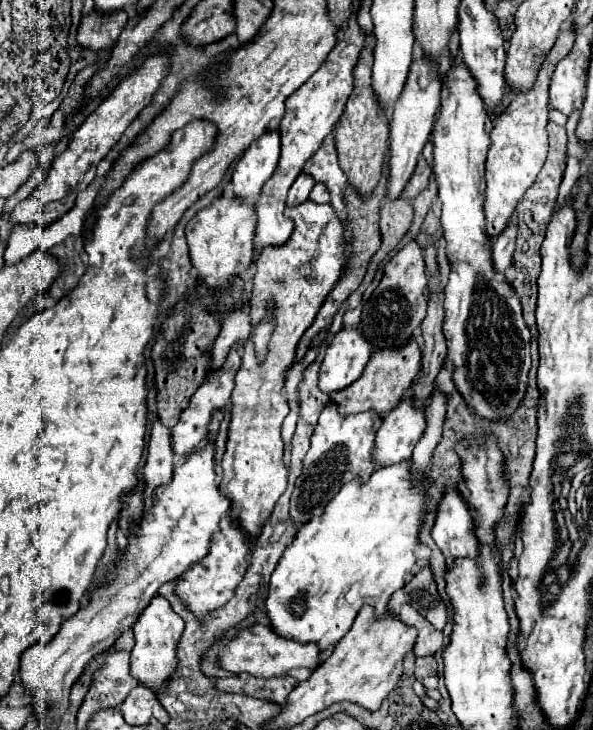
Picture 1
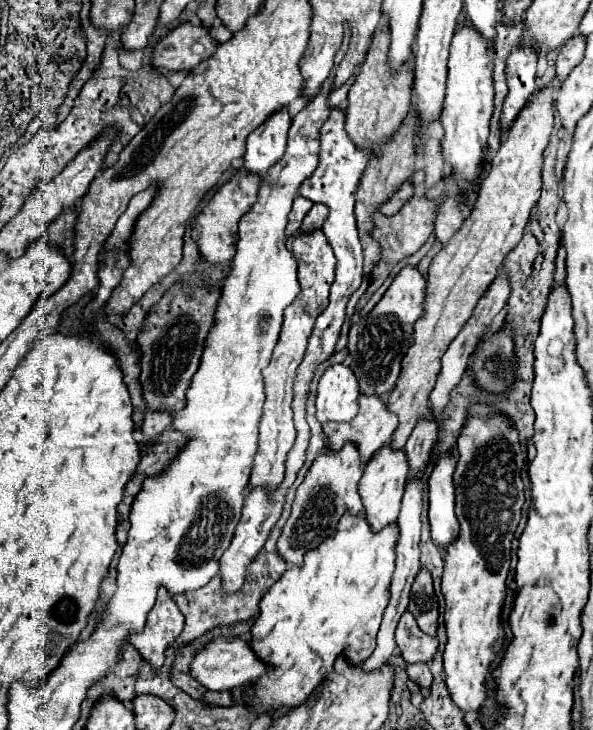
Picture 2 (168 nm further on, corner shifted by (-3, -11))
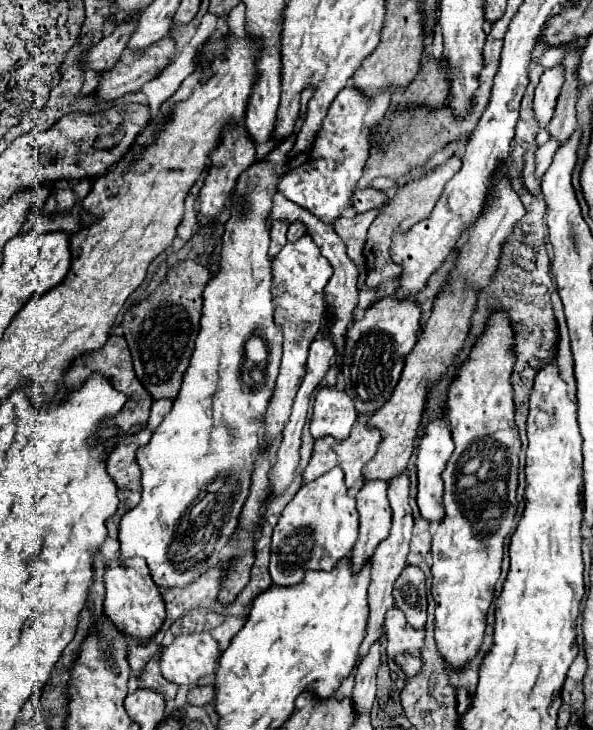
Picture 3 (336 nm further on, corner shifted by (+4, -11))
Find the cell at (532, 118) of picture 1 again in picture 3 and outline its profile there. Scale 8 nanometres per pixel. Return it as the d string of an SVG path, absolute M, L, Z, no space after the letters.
M497 178L495 186L491 188L491 196L483 214L463 234L463 242L459 244L457 268L453 270L453 280L449 288L445 288L437 296L433 314L425 324L423 334L419 336L415 348L405 358L405 368L393 396L367 422L369 428L381 432L381 442L373 460L363 468L363 480L385 480L389 484L395 476L399 476L407 468L409 456L413 452L413 440L421 424L427 390L431 388L433 382L441 380L447 366L459 354L463 340L469 332L469 320L477 302L475 288L485 288L491 282L491 274L497 270L497 262L501 256L501 246L511 234L513 224L523 216L525 216L525 208L519 196L515 194L515 190L511 188L509 180Z

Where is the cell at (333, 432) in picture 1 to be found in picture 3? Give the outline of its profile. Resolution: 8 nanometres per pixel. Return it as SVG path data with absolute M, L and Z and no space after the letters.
M333 468L319 476L317 480L301 486L301 490L295 494L295 498L287 504L283 510L275 530L273 530L273 544L271 544L271 562L269 562L269 574L275 586L295 586L301 584L305 578L305 572L309 570L333 570L335 564L351 554L351 548L357 540L357 508L355 508L355 498L349 496L349 490L343 482L343 472L341 468Z

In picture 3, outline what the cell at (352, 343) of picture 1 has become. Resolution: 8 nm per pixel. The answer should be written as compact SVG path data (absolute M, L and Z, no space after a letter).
M337 388L319 390L313 406L311 436L315 440L333 436L335 440L349 438L349 432L357 420L357 410L353 400Z

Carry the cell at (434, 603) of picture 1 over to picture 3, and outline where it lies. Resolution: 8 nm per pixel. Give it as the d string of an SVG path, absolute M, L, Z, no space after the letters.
M405 566L405 570L395 580L393 588L395 606L403 610L407 622L413 628L425 628L427 620L427 592L425 574L419 566Z

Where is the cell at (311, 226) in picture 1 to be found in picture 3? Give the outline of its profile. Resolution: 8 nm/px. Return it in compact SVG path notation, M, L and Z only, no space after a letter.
M307 234L297 242L287 242L283 250L273 258L273 298L275 298L273 316L275 316L275 324L283 332L283 360L281 360L281 372L277 376L275 394L265 414L265 440L263 440L265 444L279 442L283 424L289 418L293 396L297 394L299 382L305 374L311 340L317 336L321 328L321 320L325 318L323 288L329 282L331 272L333 268L329 268L327 260L321 256L319 248Z

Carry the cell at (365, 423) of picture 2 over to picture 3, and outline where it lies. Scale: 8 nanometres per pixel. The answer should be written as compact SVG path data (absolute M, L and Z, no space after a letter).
M357 422L357 424L353 426L351 436L349 436L347 440L343 440L343 442L339 442L339 440L335 440L335 438L329 438L329 436L327 436L325 440L317 440L317 442L315 442L315 448L313 448L313 454L311 454L311 460L309 460L309 464L307 464L305 472L303 472L303 482L301 482L301 484L307 484L309 480L315 480L315 478L319 478L321 474L329 472L331 468L339 466L339 468L343 470L343 474L345 474L345 484L347 484L347 488L351 488L351 486L361 478L363 466L375 456L375 450L377 450L379 440L381 440L379 432L373 430L373 428L367 428L367 426L361 424L361 422Z

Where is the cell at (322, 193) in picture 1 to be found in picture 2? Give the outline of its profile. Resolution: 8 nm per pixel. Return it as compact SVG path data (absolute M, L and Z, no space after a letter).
M314 204L302 222L302 230L308 232L308 230L322 228L326 218L328 218L328 206L326 204Z

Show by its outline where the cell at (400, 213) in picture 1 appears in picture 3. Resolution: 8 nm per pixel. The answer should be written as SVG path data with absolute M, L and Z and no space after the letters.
M451 156L445 164L441 164L437 170L433 170L433 172L429 172L429 174L425 174L423 178L419 178L419 180L413 180L413 182L409 182L409 184L405 184L391 200L389 200L389 204L383 208L383 212L375 218L375 222L371 224L371 228L369 228L369 232L367 232L367 242L365 242L365 260L367 260L367 284L371 284L371 286L377 286L381 280L387 280L387 278L395 278L399 272L397 272L397 266L393 264L393 260L389 258L389 240L391 240L391 236L393 236L393 232L407 232L413 224L417 224L417 222L421 222L421 220L425 220L431 212L433 212L433 208L435 208L435 204L437 204L437 200L439 200L439 196L441 196L441 192L443 192L443 188L445 188L445 184L449 182L449 178L457 172L461 168L461 158L459 156Z

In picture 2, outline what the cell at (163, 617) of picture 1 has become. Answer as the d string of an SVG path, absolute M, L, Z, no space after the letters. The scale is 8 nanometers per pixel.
M160 588L154 608L148 612L146 626L140 634L130 636L130 644L140 652L140 656L158 670L164 664L164 654L168 646L180 636L184 628L184 616L178 610L172 596Z

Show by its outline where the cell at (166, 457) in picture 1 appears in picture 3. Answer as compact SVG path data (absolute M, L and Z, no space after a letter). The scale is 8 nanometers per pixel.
M155 400L151 406L151 416L149 416L149 430L155 430L161 424L161 418L165 418L173 408L173 400Z

